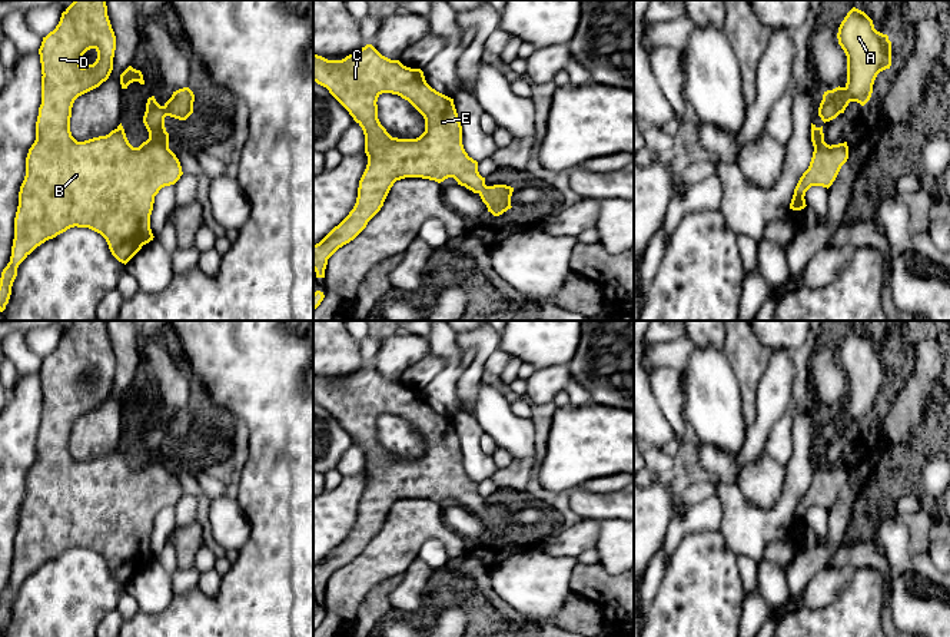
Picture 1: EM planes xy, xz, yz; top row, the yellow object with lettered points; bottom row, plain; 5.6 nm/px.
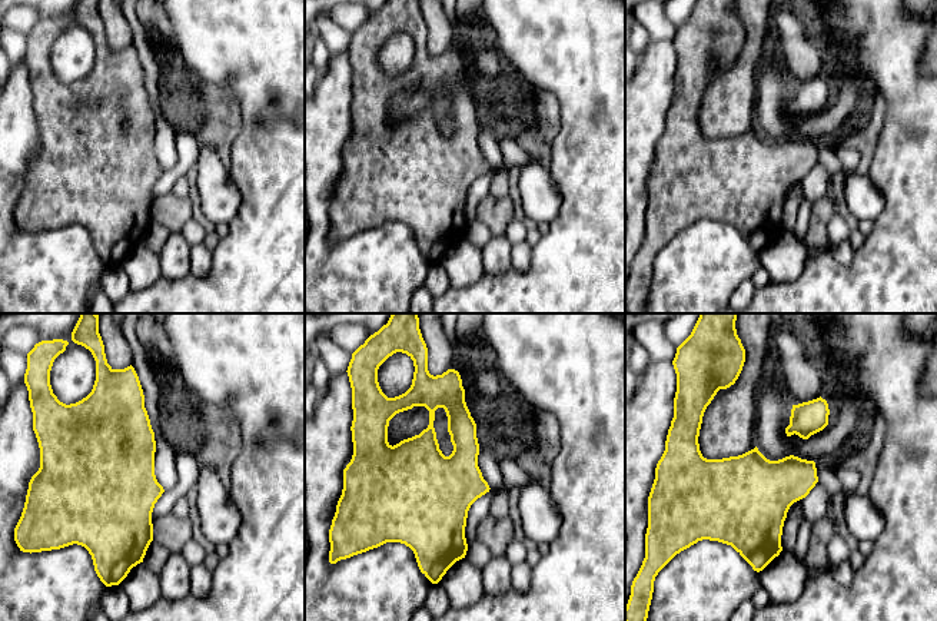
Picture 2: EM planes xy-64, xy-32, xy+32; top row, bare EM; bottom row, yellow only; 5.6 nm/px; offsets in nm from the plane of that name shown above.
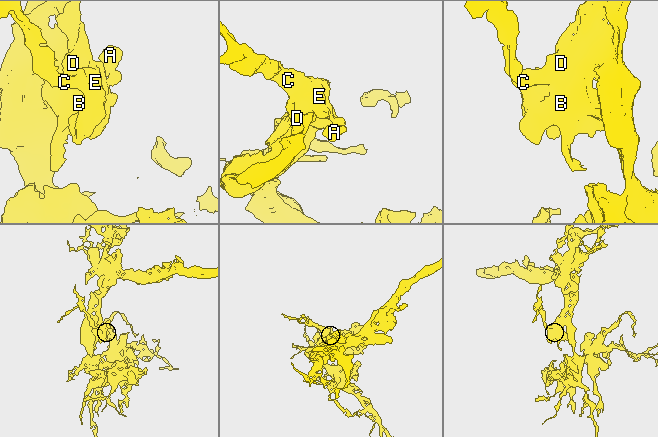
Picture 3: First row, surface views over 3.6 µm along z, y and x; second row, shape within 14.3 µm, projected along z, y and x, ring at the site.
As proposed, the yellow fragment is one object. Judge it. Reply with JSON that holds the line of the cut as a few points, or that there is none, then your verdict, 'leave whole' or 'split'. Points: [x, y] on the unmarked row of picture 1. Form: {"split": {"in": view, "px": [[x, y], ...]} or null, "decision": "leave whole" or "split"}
{"split": null, "decision": "leave whole"}

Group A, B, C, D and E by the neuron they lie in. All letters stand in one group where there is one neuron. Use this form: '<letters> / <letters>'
A B C D E

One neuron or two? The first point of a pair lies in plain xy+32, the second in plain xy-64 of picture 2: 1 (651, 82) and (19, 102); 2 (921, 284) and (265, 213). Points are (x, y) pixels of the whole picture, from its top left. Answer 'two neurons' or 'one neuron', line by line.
1: one neuron
2: one neuron

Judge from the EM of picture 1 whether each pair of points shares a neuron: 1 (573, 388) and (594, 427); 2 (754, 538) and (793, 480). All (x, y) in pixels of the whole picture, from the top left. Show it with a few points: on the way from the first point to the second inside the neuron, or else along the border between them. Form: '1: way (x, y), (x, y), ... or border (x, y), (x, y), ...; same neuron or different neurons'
1: border (590, 402), (568, 405); different neurons
2: way (769, 524), (784, 508), (791, 494); same neuron

